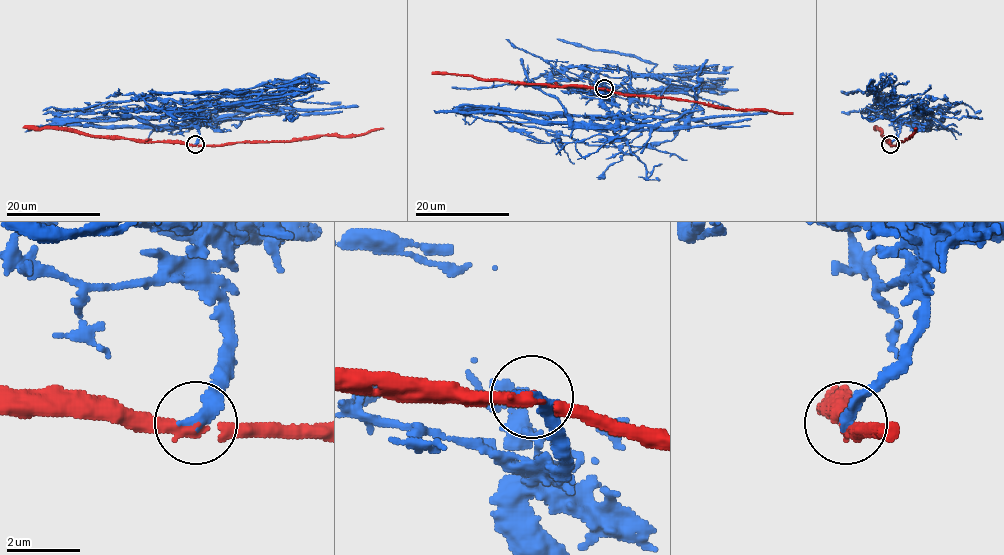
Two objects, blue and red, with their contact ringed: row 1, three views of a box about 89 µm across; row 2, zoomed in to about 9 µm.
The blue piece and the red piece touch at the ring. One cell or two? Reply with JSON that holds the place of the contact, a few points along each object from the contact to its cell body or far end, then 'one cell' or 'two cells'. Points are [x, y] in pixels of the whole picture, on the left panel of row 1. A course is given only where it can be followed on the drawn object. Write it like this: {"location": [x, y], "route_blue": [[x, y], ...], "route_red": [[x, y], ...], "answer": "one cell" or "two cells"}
{"location": [195, 144], "route_blue": [[195, 144], [196, 121], [200, 121], [180, 125], [85, 125], [78, 118], [79, 112], [148, 111]], "route_red": [[195, 145], [361, 136], [384, 129]], "answer": "two cells"}

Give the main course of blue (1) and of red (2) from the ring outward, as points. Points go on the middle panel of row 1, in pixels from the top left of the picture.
1: (604, 88), (609, 112), (589, 122), (529, 121), (487, 108), (557, 118)
2: (604, 88), (630, 94), (673, 97), (735, 110), (770, 110), (793, 114)

